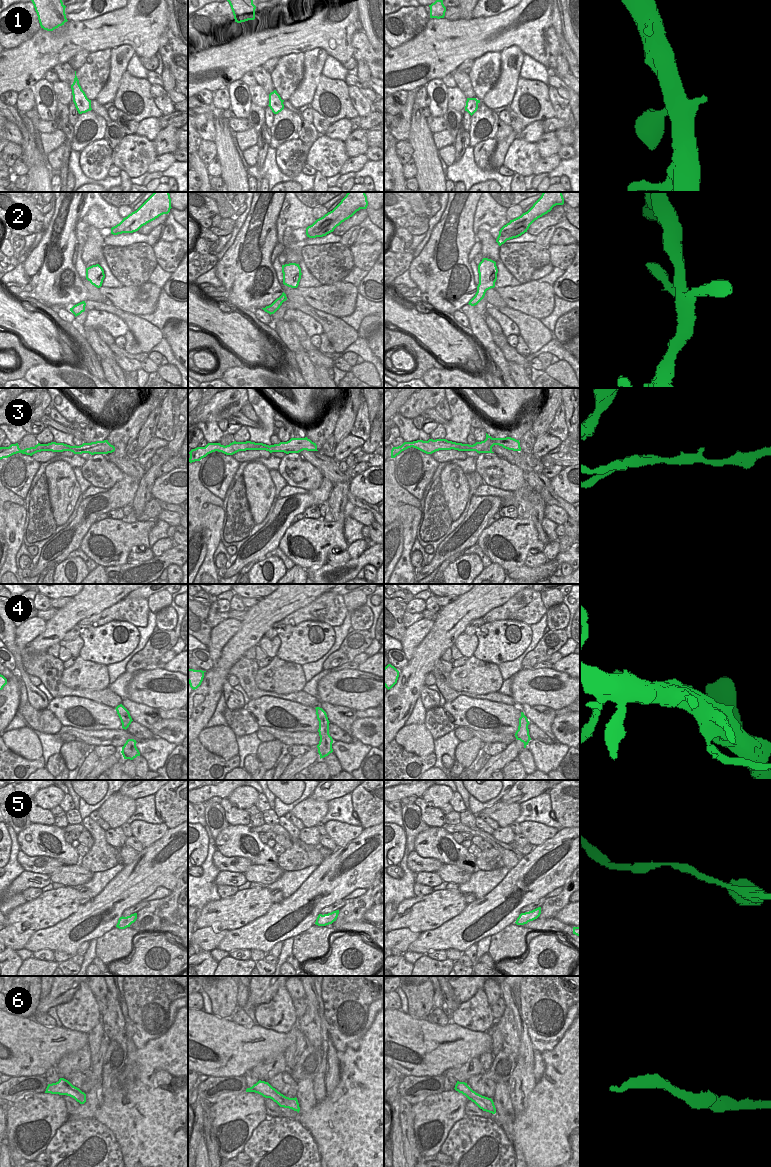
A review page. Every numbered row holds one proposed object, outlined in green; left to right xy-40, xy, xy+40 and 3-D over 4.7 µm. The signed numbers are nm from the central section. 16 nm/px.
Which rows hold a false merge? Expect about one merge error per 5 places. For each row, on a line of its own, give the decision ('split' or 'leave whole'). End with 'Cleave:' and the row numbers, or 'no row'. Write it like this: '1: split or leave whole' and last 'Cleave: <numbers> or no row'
1: leave whole
2: leave whole
3: split
4: leave whole
5: leave whole
6: leave whole
Cleave: 3

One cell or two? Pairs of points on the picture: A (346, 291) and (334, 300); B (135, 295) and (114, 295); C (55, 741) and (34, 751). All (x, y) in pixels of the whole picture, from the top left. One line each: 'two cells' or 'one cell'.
A: one cell
B: one cell
C: two cells

